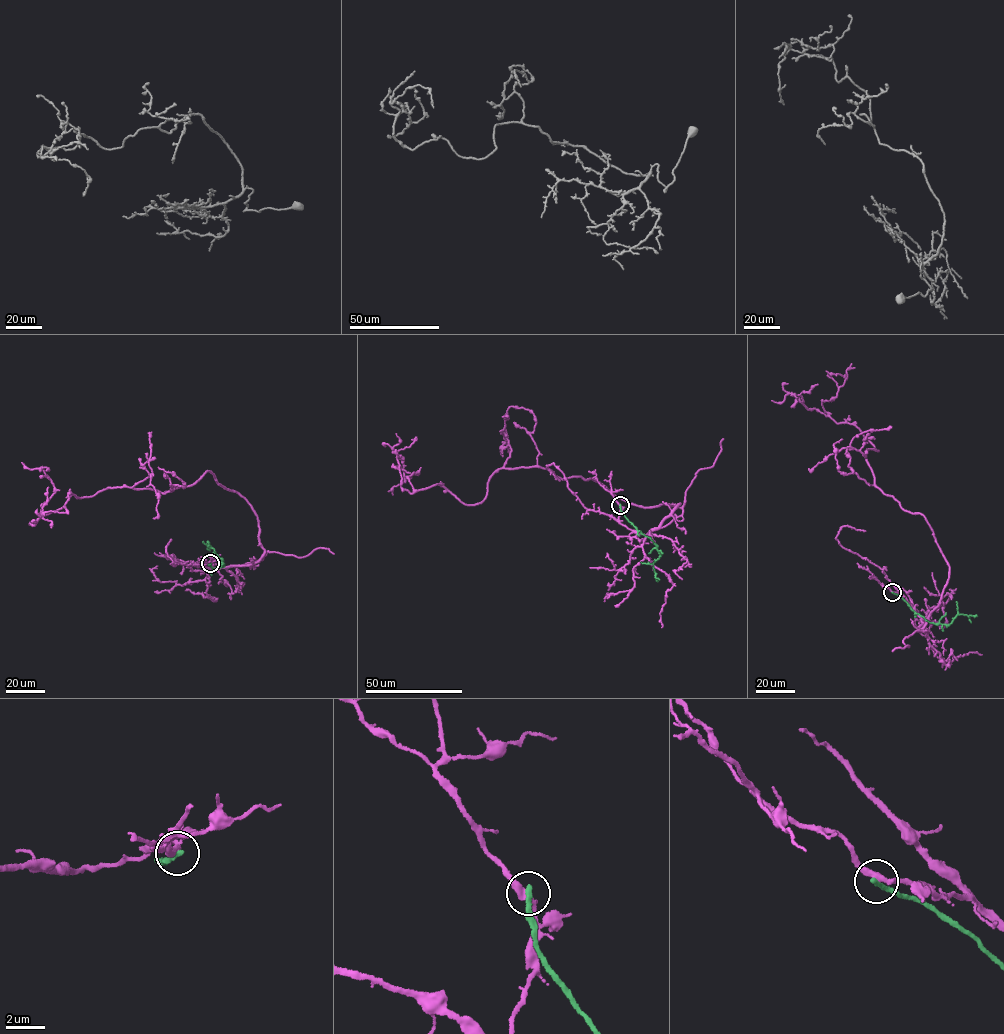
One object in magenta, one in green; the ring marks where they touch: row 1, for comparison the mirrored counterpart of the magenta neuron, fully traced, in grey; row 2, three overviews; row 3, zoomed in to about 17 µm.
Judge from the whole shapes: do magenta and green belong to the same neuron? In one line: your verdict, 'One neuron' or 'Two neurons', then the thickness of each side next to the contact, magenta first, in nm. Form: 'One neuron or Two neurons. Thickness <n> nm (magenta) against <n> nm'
Two neurons. Thickness 320 nm (magenta) against 280 nm

